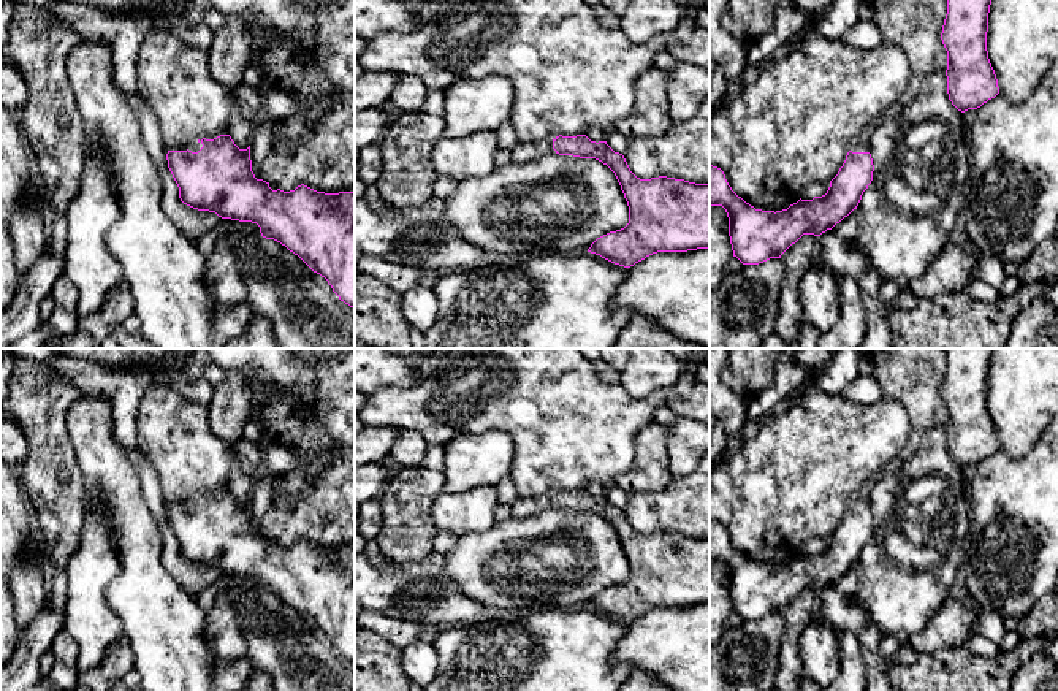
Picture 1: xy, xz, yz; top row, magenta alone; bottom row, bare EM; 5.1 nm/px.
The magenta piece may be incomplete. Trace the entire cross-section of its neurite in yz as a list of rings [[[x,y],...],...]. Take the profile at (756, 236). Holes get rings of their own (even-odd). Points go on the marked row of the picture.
[[[866,0],[884,43],[898,46],[909,60],[911,79],[901,98],[852,141],[825,195],[798,200],[782,211],[755,209],[729,185],[721,168],[710,165],[710,208],[722,206],[729,236],[743,265],[781,255],[803,235],[820,236],[854,209],[873,181],[870,144],[876,127],[893,120],[934,71],[947,76],[952,105],[965,113],[999,94],[988,59],[987,32],[991,0]]]

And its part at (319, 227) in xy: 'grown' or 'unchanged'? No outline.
grown

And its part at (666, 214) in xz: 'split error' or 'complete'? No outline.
split error

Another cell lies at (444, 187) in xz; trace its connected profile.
[[[439,176],[434,182],[434,197],[447,201],[458,189],[459,181],[450,176]]]

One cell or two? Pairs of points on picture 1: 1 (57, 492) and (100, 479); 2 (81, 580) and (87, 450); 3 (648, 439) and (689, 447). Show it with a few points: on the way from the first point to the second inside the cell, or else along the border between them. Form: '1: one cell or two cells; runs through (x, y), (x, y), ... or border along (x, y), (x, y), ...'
1: two cells; border along (73, 449), (86, 490), (87, 515)
2: two cells; border along (87, 515), (106, 526), (113, 544)
3: two cells; border along (669, 427), (669, 471), (673, 476)

